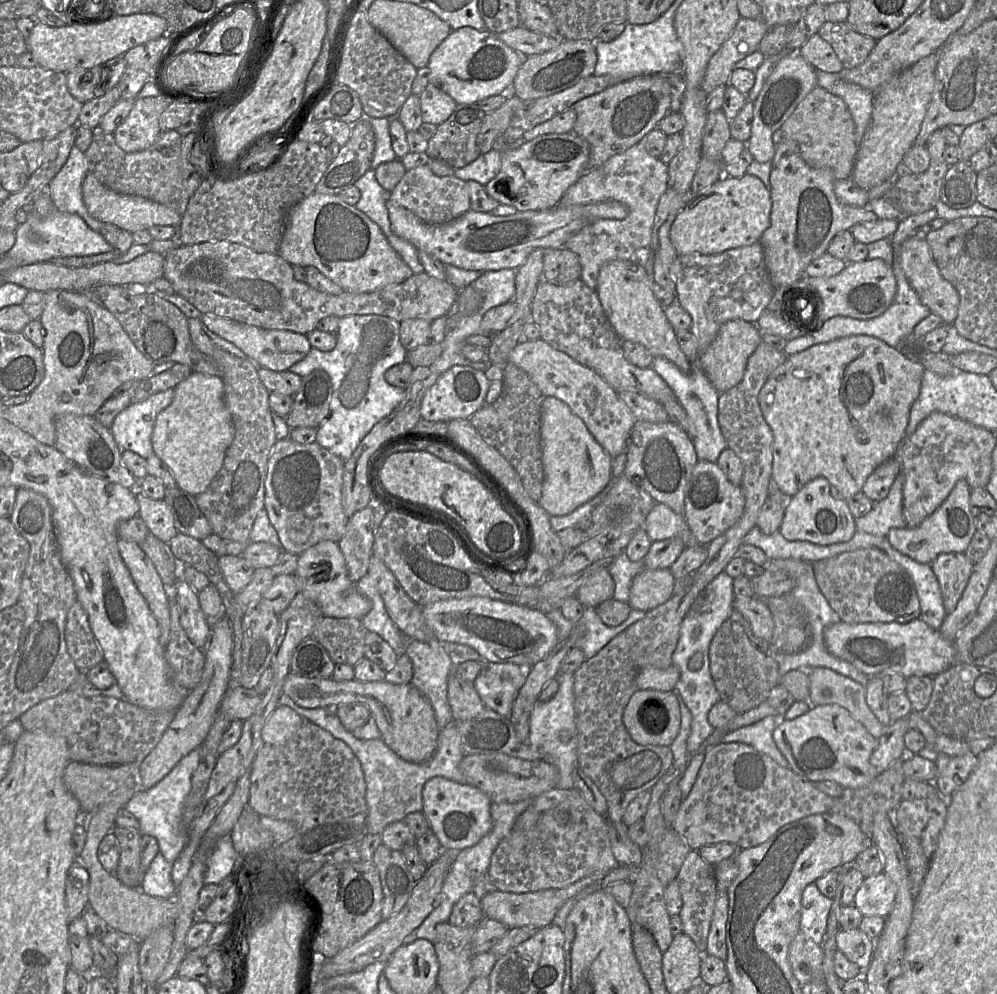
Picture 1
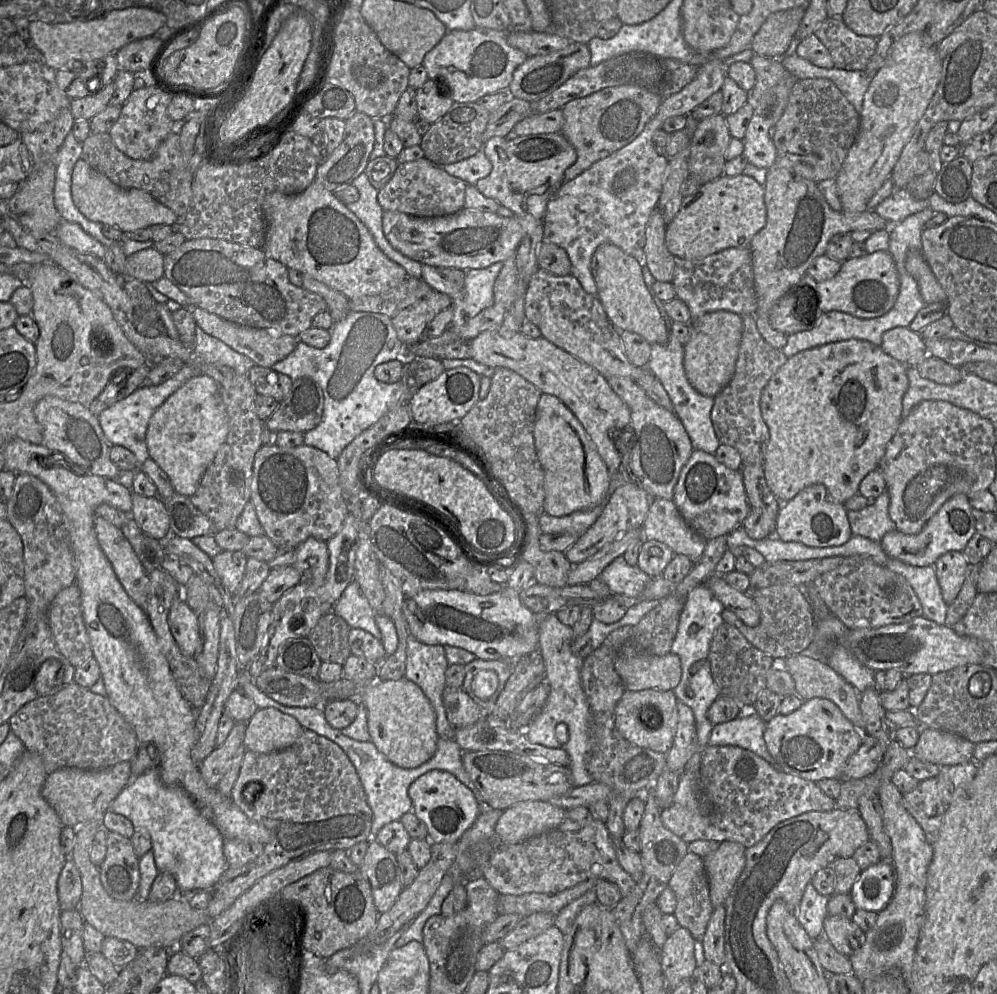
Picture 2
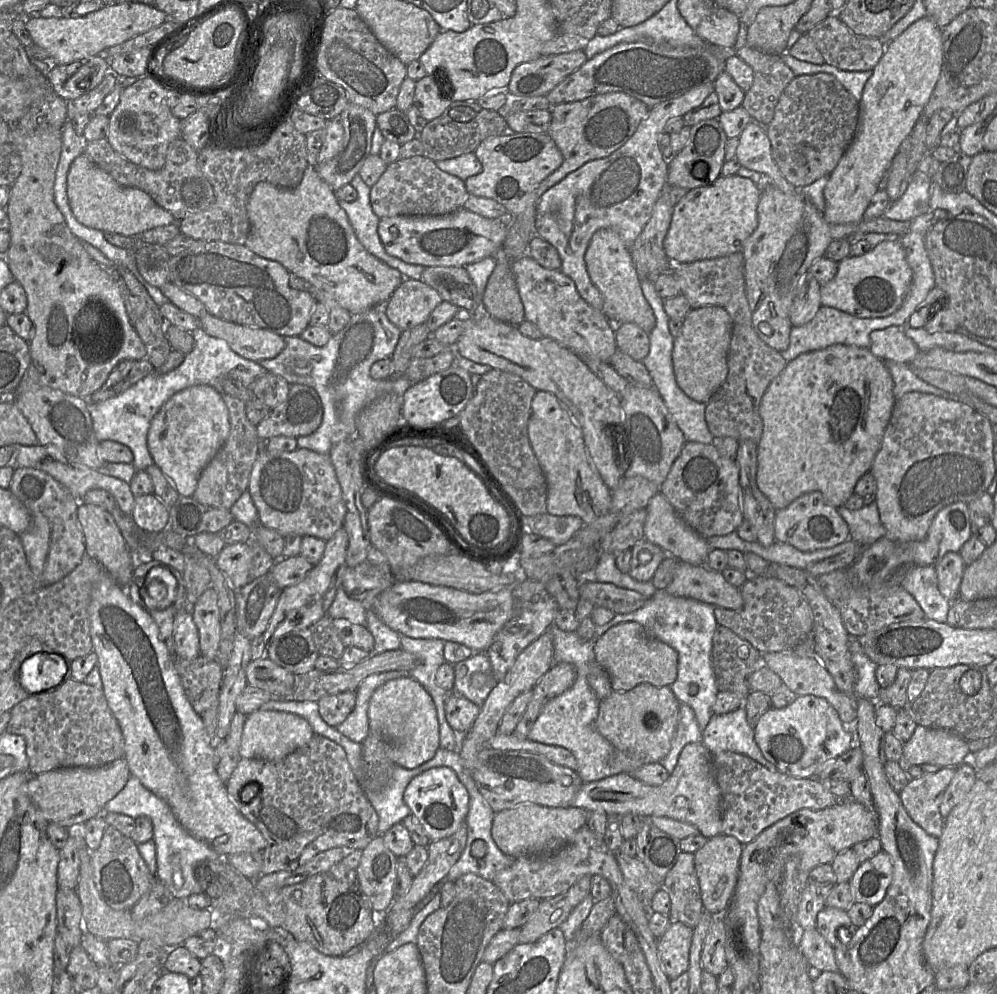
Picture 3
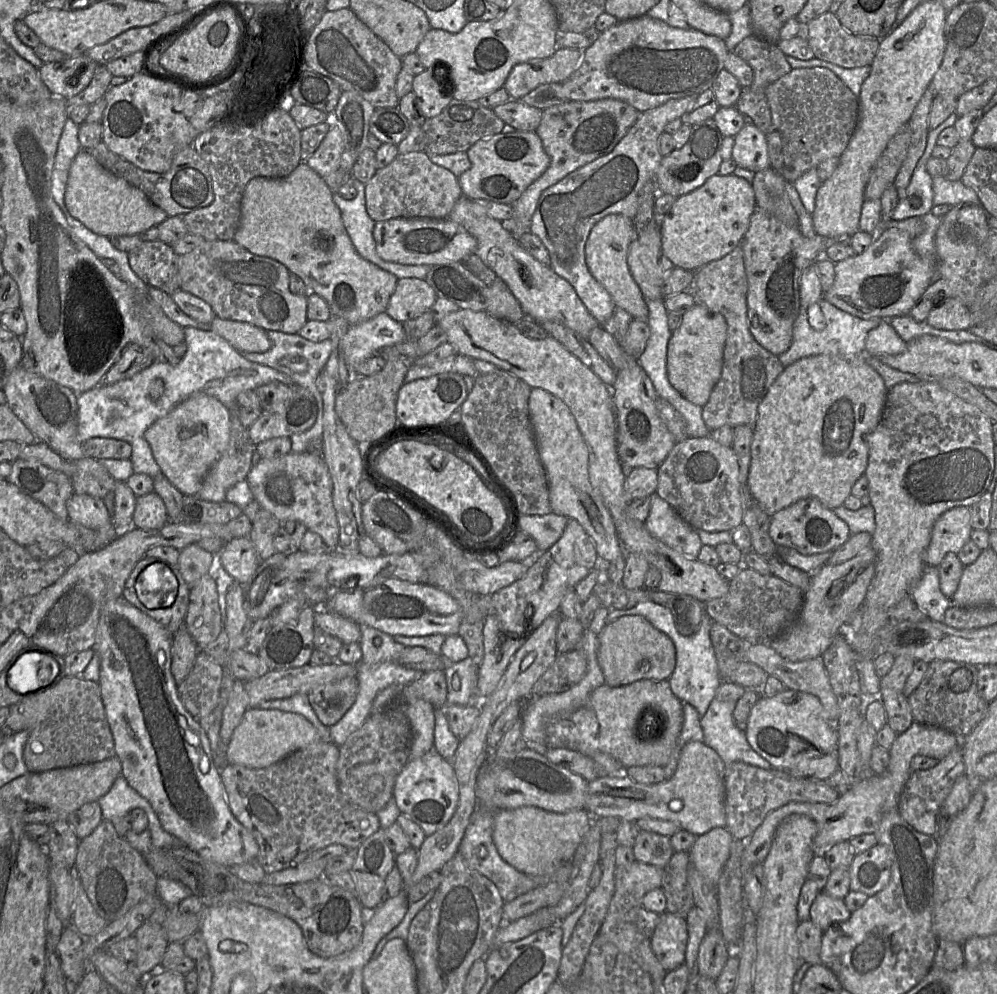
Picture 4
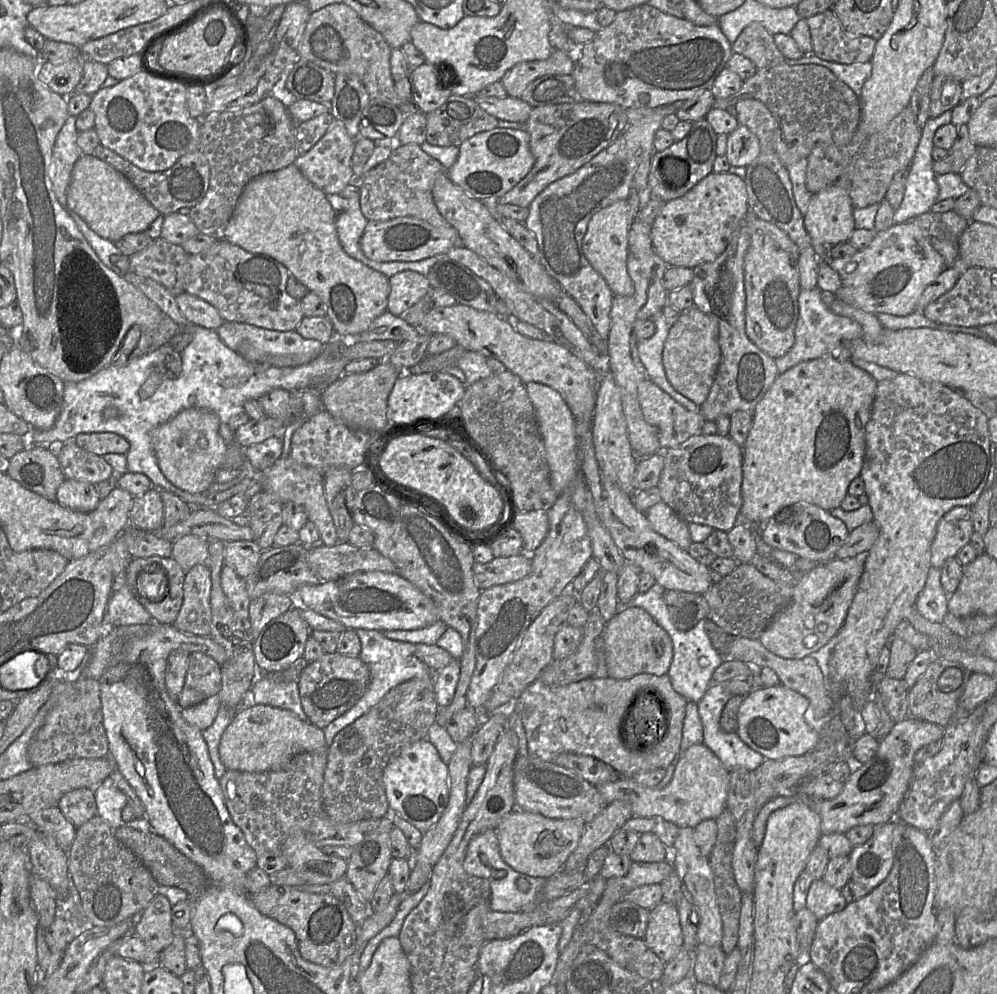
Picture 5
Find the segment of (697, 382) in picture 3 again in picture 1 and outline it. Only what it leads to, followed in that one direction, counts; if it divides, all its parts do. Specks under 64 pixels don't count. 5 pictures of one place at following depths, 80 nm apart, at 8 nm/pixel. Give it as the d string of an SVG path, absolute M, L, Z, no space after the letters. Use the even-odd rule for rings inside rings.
M742 319L729 320L720 327L712 343L699 354L696 364L719 393L741 381L749 356L762 342L761 335L755 324Z

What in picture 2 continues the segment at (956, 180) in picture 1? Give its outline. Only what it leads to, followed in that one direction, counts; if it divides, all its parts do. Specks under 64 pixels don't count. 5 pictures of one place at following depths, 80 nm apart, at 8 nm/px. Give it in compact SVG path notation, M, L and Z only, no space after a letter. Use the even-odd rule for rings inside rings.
M961 154L943 163L935 182L935 192L950 203L960 203L971 196L972 163Z

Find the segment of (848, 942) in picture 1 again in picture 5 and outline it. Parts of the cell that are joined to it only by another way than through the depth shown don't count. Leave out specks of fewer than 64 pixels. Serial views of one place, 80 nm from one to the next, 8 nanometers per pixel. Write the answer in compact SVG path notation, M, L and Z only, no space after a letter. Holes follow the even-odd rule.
M814 879L807 894L806 907L820 921L842 911L847 902L841 890L830 886L824 879Z

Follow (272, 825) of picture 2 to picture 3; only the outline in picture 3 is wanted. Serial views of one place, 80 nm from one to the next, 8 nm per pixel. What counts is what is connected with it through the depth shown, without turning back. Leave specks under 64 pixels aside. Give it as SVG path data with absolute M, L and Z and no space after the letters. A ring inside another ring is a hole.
M314 734L311 740L279 761L241 758L225 783L241 814L253 823L266 840L261 875L295 869L318 853L335 847L363 850L378 833L378 815L359 784L344 749L334 741Z

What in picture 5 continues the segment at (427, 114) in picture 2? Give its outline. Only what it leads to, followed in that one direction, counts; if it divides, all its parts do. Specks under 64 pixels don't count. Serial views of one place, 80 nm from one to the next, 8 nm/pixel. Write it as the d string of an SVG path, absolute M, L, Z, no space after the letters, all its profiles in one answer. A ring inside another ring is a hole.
M425 62L410 74L413 102L424 114L438 109L452 96L449 77L437 67Z

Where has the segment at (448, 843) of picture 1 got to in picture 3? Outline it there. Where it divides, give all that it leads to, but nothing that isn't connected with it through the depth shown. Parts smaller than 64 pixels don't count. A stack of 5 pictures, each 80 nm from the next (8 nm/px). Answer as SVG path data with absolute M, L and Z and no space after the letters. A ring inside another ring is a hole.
M449 767L428 769L415 776L407 785L403 800L426 831L430 841L438 841L454 834L469 812L470 797L466 787Z

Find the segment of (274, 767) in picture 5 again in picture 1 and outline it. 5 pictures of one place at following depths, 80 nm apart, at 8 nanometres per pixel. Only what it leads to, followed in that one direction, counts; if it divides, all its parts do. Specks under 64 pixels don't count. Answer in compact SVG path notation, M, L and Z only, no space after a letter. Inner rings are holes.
M279 705L262 729L265 744L280 745L289 740L303 725L304 719L292 708Z

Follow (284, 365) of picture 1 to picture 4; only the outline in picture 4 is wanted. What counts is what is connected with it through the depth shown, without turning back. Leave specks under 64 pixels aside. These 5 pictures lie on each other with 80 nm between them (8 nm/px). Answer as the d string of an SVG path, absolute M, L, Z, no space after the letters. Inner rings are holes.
M216 316L210 323L210 330L227 340L240 353L262 353L272 346L266 330L247 322L226 320Z

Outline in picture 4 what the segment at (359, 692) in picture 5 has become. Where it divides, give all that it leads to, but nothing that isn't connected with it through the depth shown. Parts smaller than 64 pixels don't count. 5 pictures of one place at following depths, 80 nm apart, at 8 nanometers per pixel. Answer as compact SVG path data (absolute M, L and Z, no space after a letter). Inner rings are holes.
M348 677L318 687L307 697L322 724L331 727L351 708L357 693L357 677Z

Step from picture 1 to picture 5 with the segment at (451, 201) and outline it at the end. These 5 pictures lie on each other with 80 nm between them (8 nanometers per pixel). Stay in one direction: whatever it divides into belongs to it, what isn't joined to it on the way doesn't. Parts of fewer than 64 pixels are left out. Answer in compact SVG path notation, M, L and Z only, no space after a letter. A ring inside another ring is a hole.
M396 144L390 157L376 169L356 177L360 188L360 208L368 220L386 221L397 217L415 217L437 228L451 225L434 203L432 189L437 174L446 168L426 154L417 144Z

